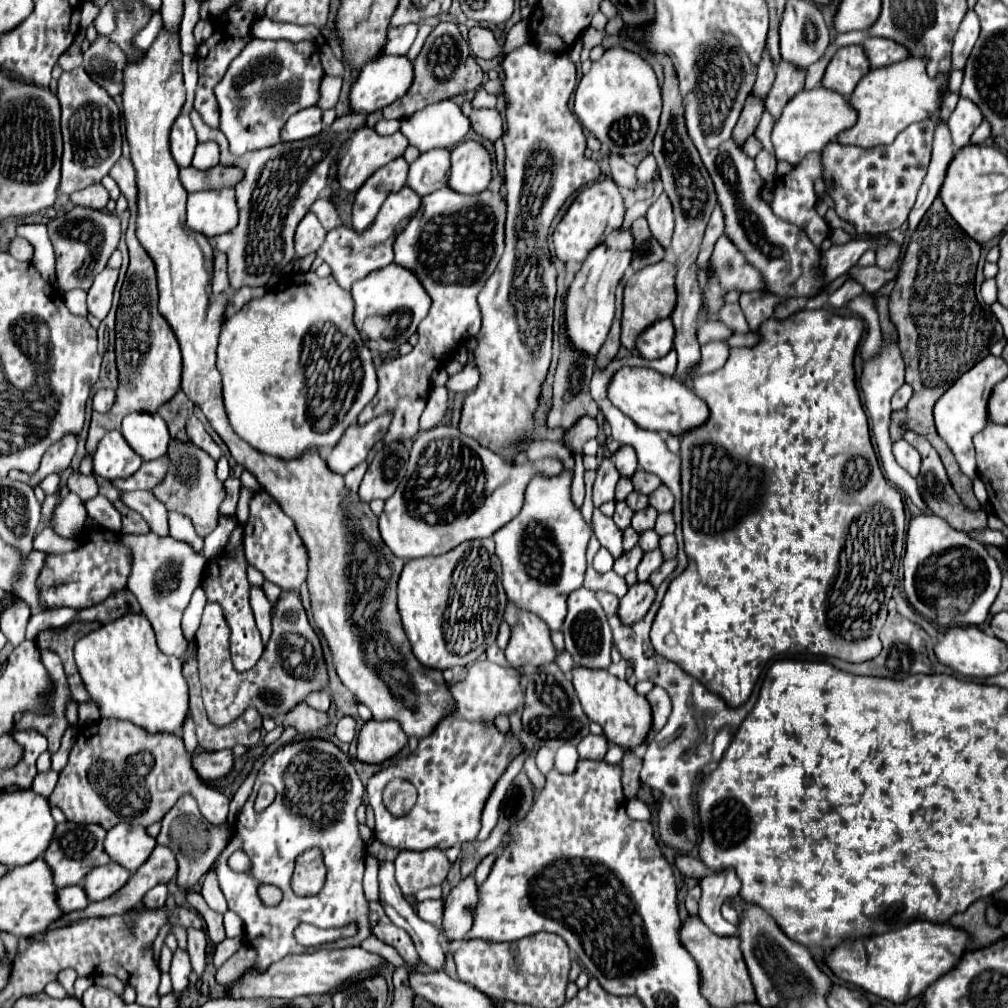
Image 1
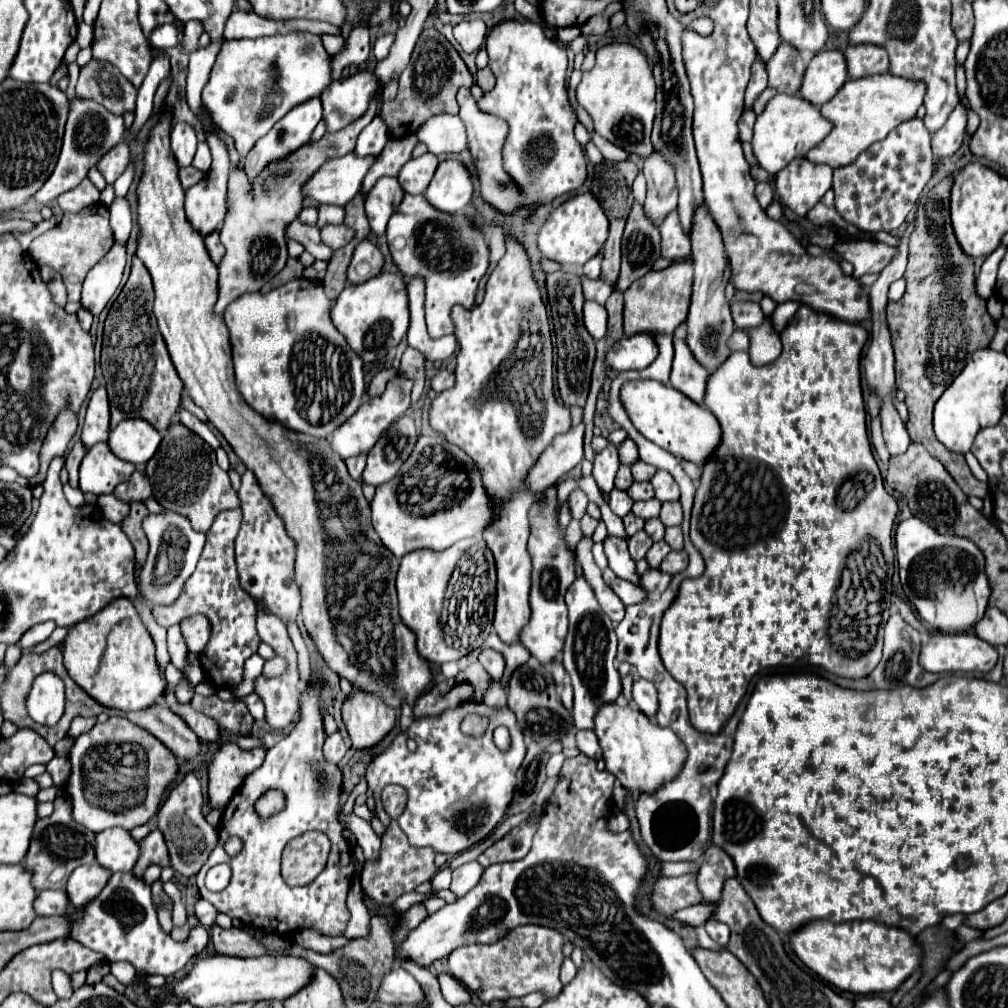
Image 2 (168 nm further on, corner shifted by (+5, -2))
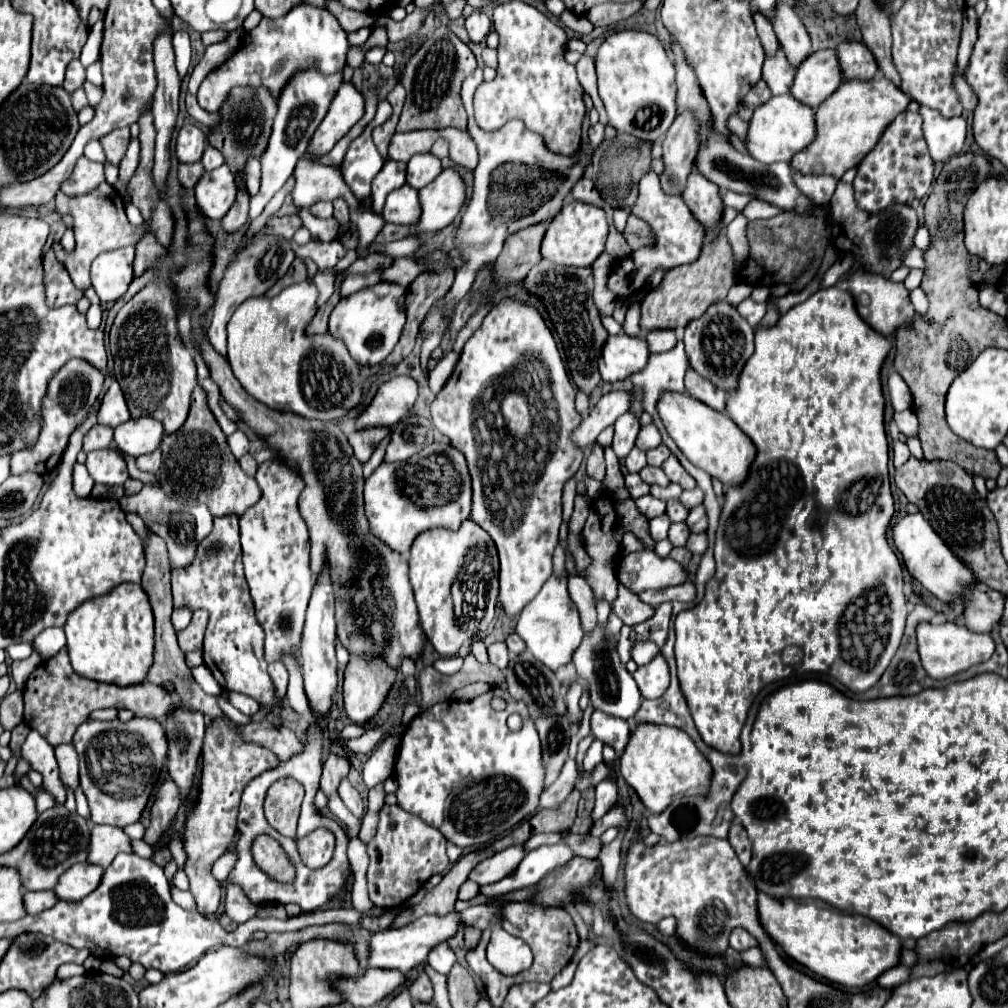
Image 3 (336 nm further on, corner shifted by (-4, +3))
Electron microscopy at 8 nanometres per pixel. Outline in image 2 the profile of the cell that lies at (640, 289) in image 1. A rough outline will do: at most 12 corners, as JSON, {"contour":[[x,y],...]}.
{"contour":[[693,265],[651,269],[625,291],[625,335],[673,333]]}

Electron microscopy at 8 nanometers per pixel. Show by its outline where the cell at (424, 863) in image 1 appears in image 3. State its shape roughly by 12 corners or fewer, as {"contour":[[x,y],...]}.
{"contour":[[398,804],[366,844],[368,892],[402,906],[450,866],[446,838]]}

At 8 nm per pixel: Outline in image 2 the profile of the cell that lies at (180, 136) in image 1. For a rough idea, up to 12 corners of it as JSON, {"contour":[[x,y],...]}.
{"contour":[[175,123],[171,149],[179,167],[189,167],[197,137],[189,123]]}

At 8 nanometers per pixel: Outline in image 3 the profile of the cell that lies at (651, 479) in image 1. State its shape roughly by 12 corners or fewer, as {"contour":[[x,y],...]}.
{"contour":[[664,444],[648,450],[648,464],[660,466],[670,456]]}

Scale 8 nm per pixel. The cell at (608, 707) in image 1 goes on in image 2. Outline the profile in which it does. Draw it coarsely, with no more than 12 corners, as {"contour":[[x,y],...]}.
{"contour":[[603,703],[595,735],[629,791],[673,779],[685,745],[631,705]]}

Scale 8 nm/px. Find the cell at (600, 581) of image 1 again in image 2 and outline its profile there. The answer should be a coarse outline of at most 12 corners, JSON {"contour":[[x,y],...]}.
{"contour":[[605,569],[603,579],[625,603],[633,605],[647,593],[625,579],[617,579],[613,571]]}

